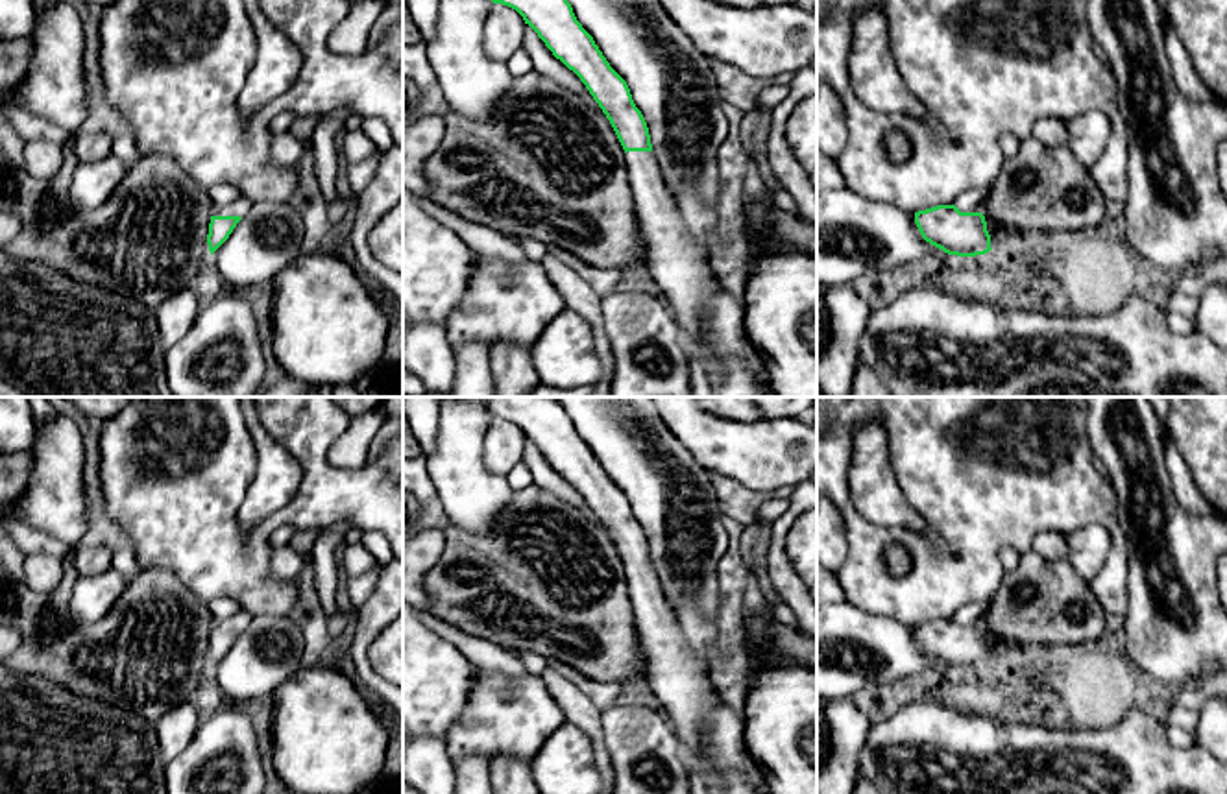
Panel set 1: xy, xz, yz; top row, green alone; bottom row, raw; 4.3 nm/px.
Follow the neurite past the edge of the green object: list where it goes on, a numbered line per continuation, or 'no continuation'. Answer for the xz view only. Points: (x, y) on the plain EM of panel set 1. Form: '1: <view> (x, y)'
1: xz (679, 680)

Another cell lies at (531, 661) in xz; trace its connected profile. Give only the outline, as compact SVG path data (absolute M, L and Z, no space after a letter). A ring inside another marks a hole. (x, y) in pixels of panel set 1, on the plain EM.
M521 650L519 665L534 676L541 676L549 668L549 661L532 650Z

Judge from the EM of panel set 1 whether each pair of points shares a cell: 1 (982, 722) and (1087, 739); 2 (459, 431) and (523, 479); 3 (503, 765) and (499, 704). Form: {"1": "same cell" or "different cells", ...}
{"1": "same cell", "2": "different cells", "3": "different cells"}

